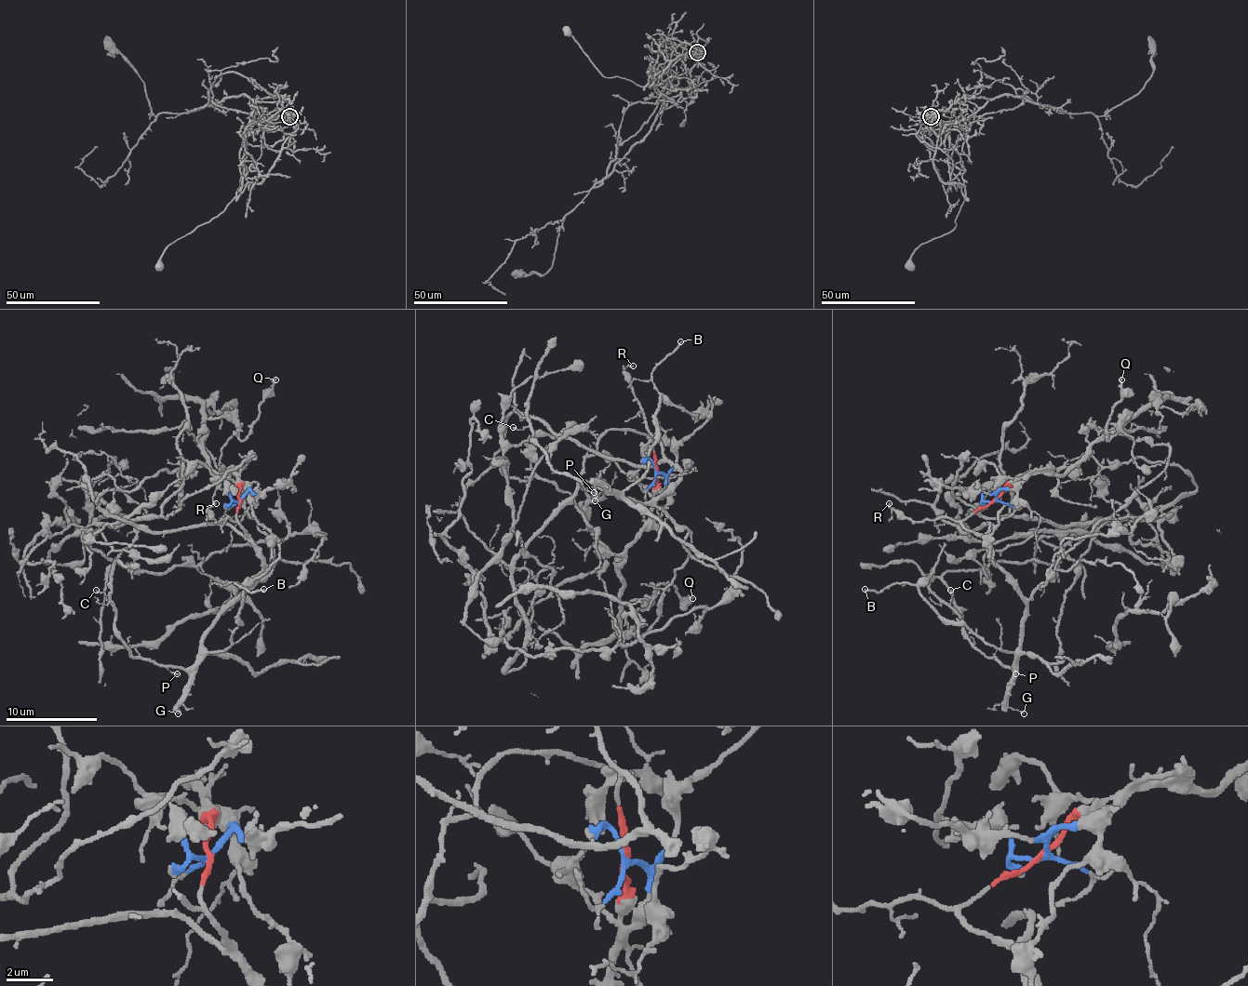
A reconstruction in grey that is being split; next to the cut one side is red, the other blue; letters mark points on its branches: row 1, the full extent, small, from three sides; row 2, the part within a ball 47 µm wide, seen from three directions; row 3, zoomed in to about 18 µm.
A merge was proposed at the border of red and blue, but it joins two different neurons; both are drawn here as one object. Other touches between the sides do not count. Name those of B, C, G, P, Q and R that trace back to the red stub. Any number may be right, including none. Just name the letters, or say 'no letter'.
B, C, G, P, R

